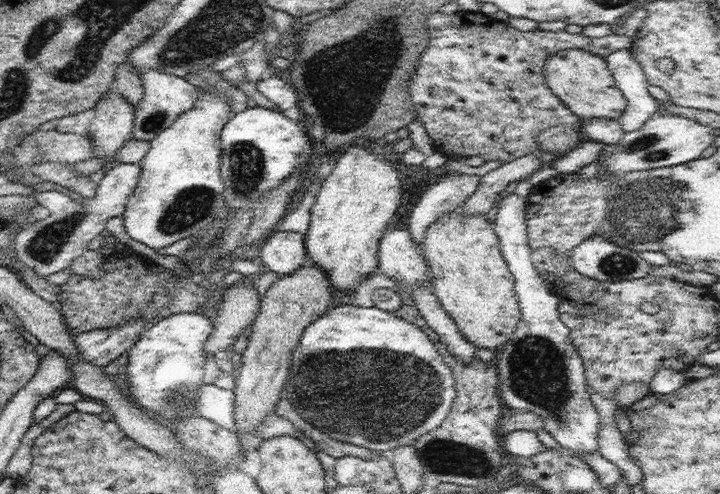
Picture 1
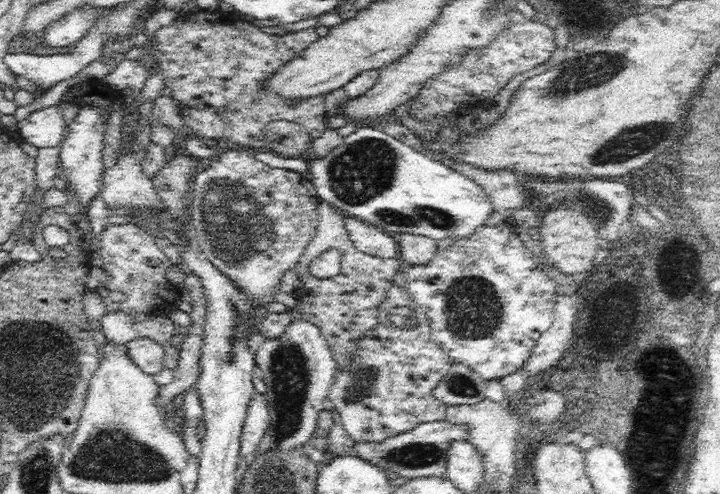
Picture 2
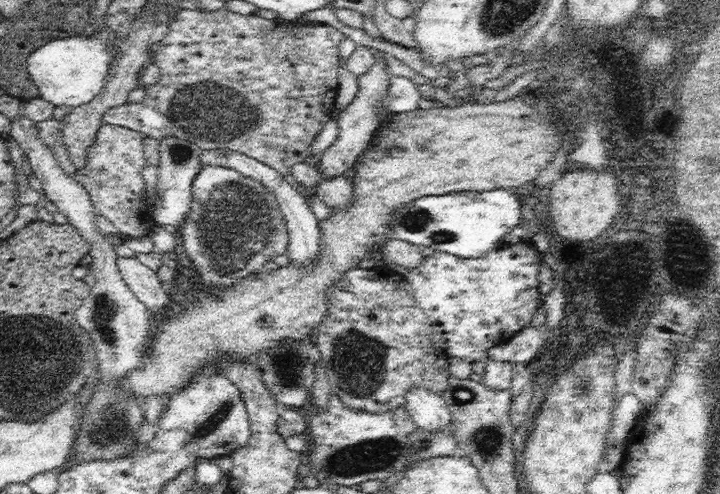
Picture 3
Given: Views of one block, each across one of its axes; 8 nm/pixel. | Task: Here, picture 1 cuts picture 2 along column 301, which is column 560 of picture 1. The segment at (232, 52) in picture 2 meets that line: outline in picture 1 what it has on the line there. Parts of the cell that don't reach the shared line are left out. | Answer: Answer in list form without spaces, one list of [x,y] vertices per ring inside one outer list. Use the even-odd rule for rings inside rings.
[[[459,9],[455,14],[444,14],[440,11],[430,13],[427,20],[427,34],[428,43],[426,51],[420,55],[420,62],[418,63],[418,67],[416,67],[414,77],[410,79],[410,98],[412,98],[412,104],[416,106],[418,112],[416,120],[424,124],[428,136],[434,143],[434,150],[442,152],[442,154],[445,154],[449,159],[454,159],[455,161],[462,156],[483,156],[486,162],[498,160],[498,162],[504,163],[522,158],[522,156],[526,156],[526,154],[536,154],[536,156],[540,156],[542,167],[551,166],[554,161],[554,157],[542,150],[540,144],[536,143],[536,136],[542,132],[542,130],[547,130],[548,128],[558,125],[568,126],[575,131],[581,130],[582,128],[581,118],[578,118],[578,116],[566,106],[566,103],[560,100],[560,97],[556,96],[552,90],[550,90],[550,87],[546,85],[544,66],[546,66],[548,58],[550,58],[552,54],[568,49],[586,50],[586,52],[592,52],[592,54],[598,54],[598,56],[606,58],[609,54],[612,54],[612,52],[622,50],[622,48],[631,48],[632,44],[634,44],[634,38],[619,34],[606,35],[603,37],[588,37],[582,33],[570,33],[566,29],[554,32],[544,31],[539,28],[523,32],[511,27],[507,21],[495,20],[493,17],[484,15],[480,11],[466,12],[466,10],[463,9]]]

